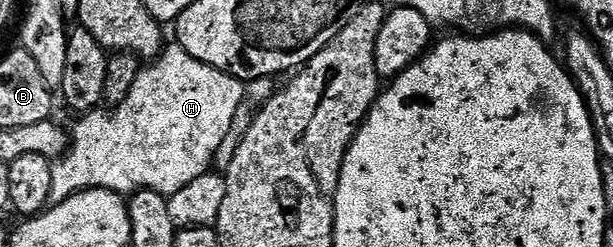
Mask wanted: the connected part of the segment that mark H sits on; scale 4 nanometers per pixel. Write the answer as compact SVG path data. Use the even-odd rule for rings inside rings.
M169 42L155 59L137 73L137 80L121 104L111 110L83 112L77 118L80 120L70 127L70 153L65 154L62 161L52 164L52 203L66 201L80 191L89 191L91 187L101 187L125 197L131 197L135 191L153 191L165 197L178 193L178 189L190 185L194 177L209 174L218 145L222 145L226 133L230 133L234 113L245 106L244 87L245 84L233 75L190 57L190 53L186 53L179 43Z

